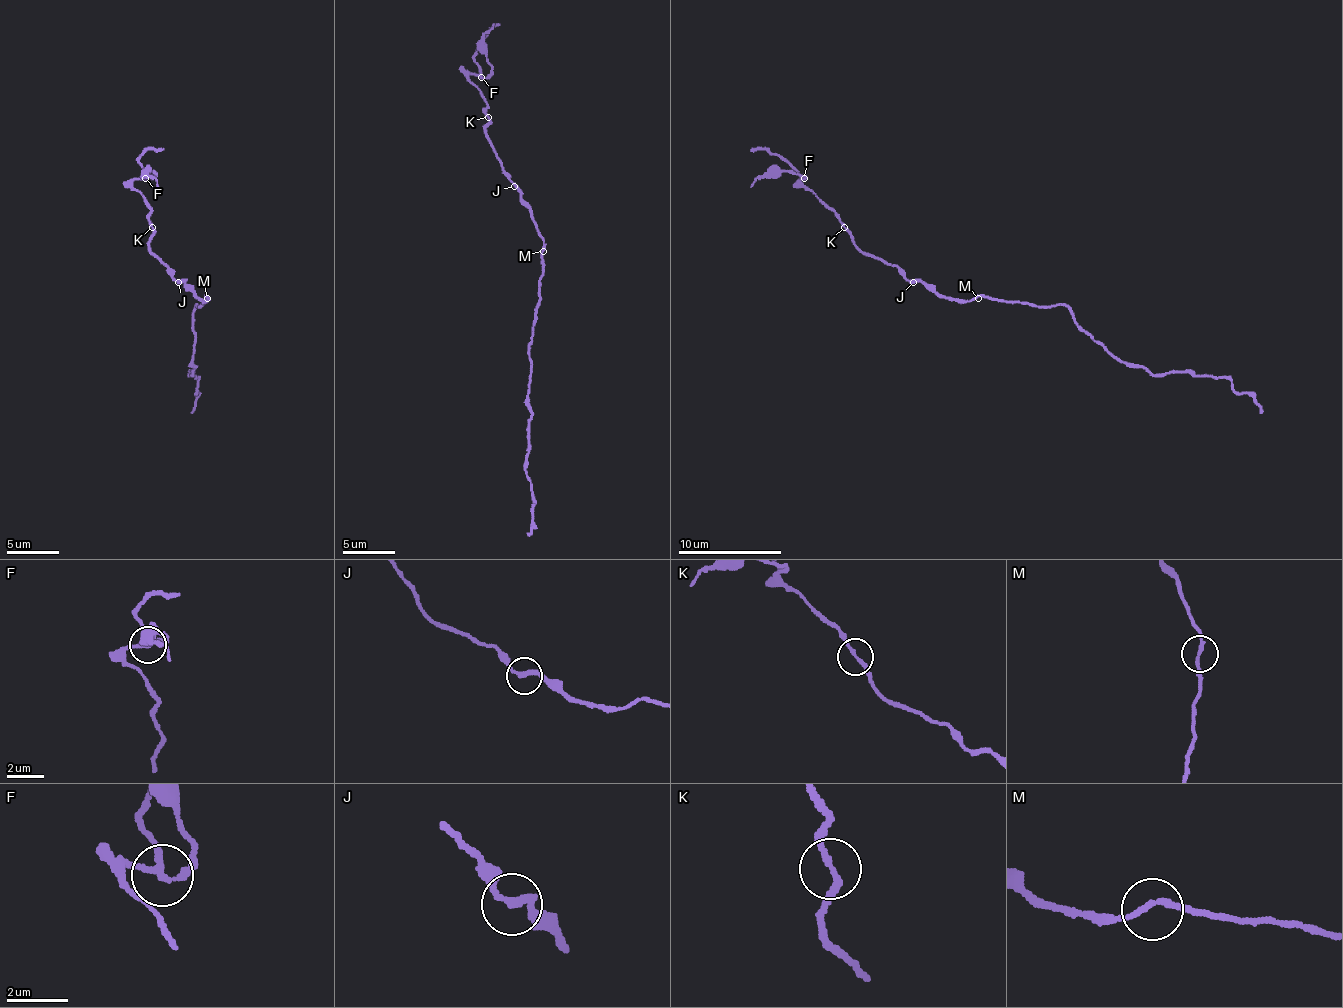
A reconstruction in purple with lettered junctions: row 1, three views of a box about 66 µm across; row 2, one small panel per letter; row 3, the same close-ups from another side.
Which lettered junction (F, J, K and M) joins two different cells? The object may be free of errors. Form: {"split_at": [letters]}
{"split_at": ["F"]}

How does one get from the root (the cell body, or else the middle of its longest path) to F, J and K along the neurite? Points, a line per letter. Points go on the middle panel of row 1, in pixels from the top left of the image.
F: (543, 251), (532, 210), (501, 168), (486, 132), (486, 98), (468, 75), (480, 77)
J: (543, 251), (543, 238), (532, 217), (532, 210), (514, 186)
K: (543, 251), (532, 210), (493, 152), (486, 132), (488, 116)

